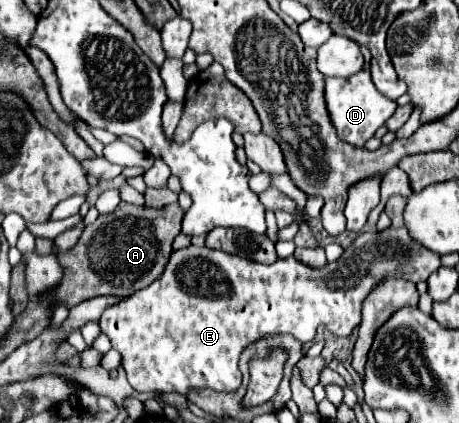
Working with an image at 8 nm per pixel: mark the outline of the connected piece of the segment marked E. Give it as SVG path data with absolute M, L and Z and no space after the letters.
M388 227L382 233L366 231L344 249L344 255L338 261L326 263L320 269L304 265L294 255L278 259L272 265L262 265L224 251L190 245L170 255L164 275L152 285L144 287L144 291L136 291L118 305L108 307L100 317L100 327L112 341L112 349L122 355L122 367L128 379L138 381L146 377L146 383L130 383L138 393L186 393L192 387L208 387L226 393L236 391L242 383L242 373L238 369L240 351L262 335L290 333L298 341L308 343L314 339L321 323L337 337L348 337L360 323L360 305L364 297L380 279L404 277L418 283L426 281L438 267L440 255L414 243L406 227Z

